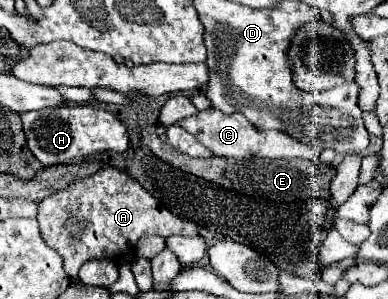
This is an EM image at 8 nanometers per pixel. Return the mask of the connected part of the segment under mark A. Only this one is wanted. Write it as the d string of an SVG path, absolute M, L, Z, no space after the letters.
M114 166L98 170L90 178L76 180L66 190L60 190L38 204L38 224L44 242L54 248L64 258L64 270L74 278L84 262L90 260L110 260L114 264L122 262L122 254L136 260L138 240L144 236L198 236L198 228L190 220L182 220L166 210L152 194L148 194L134 178L130 178L124 170L116 170Z

